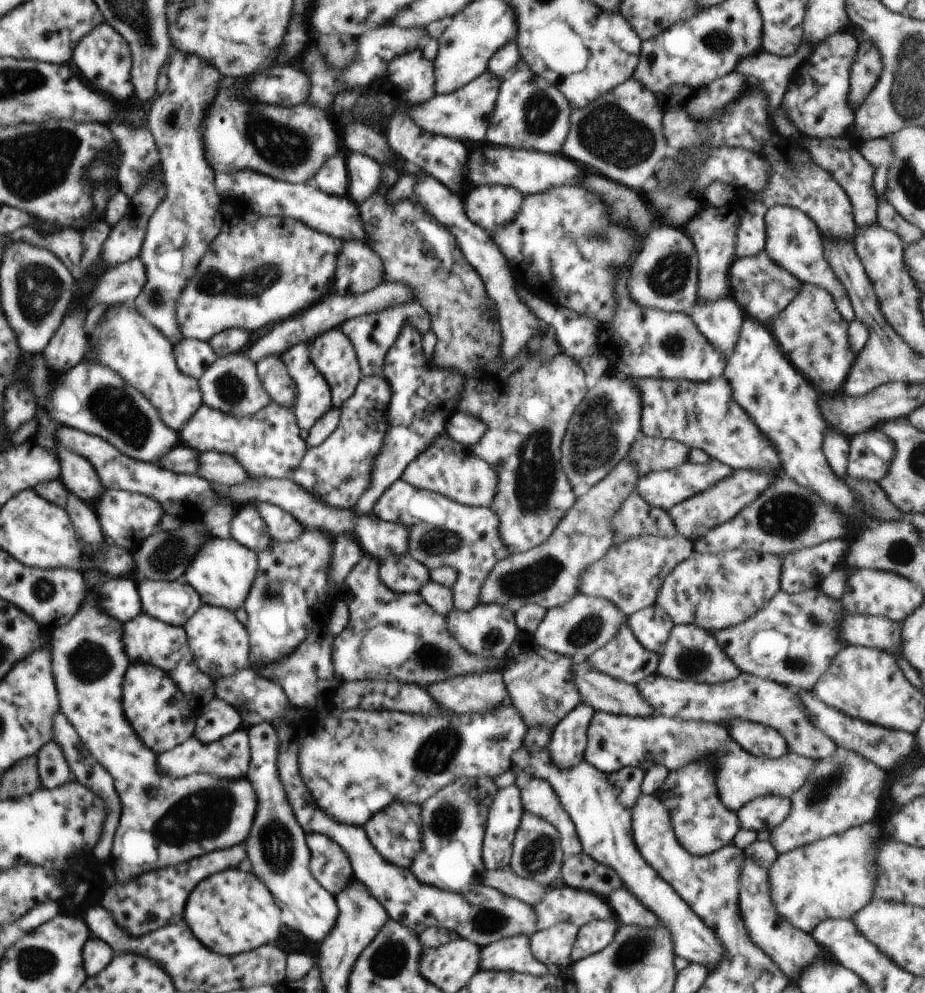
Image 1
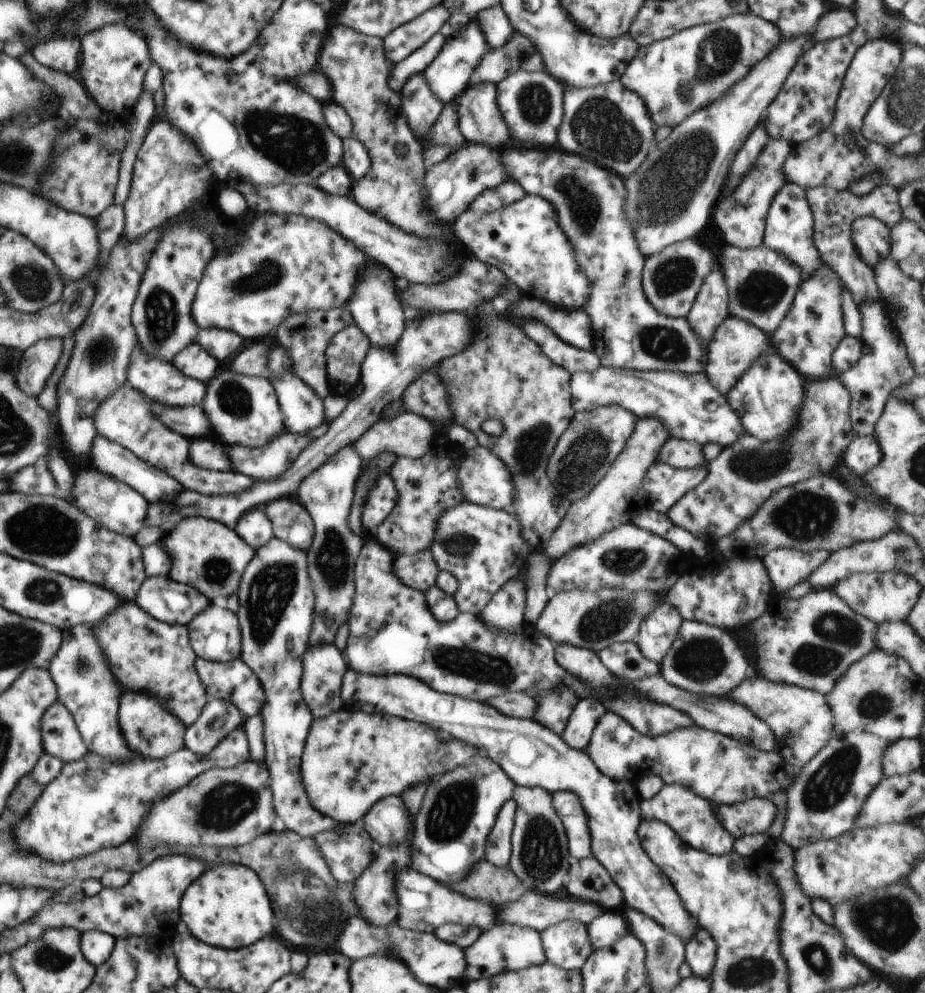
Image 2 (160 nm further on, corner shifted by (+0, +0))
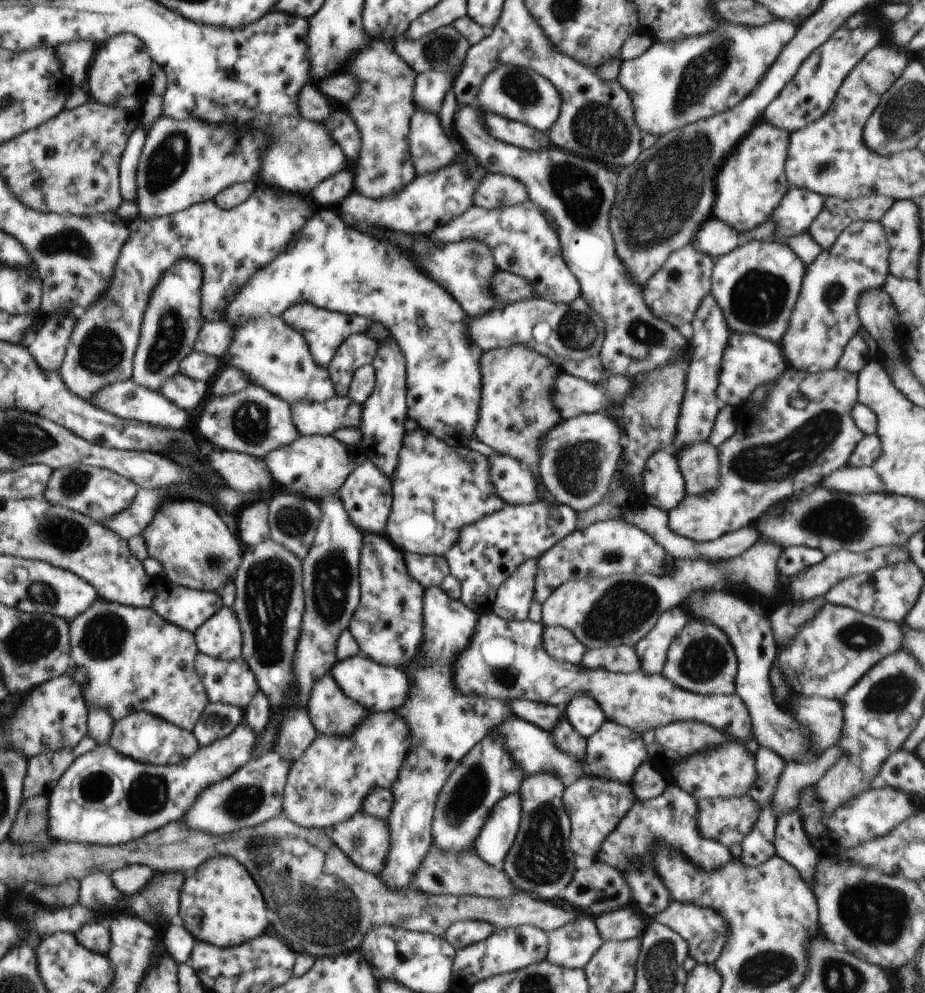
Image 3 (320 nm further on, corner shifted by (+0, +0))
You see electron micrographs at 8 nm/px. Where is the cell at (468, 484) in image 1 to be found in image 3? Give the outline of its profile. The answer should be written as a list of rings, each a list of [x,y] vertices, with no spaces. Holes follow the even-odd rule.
[[[490,455],[493,490],[504,504],[527,505],[539,498],[539,484],[530,469],[508,455]]]

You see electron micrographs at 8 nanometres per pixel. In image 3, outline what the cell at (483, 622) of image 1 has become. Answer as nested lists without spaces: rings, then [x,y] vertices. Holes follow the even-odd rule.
[[[531,558],[520,564],[498,588],[492,612],[509,621],[528,619],[536,575],[537,559]]]

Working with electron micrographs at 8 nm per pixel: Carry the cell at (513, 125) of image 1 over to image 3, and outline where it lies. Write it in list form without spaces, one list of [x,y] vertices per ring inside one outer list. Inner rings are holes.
[[[514,64],[498,65],[484,77],[478,92],[476,104],[482,111],[527,124],[538,132],[549,132],[560,112],[559,92],[548,79],[530,67],[521,70]]]

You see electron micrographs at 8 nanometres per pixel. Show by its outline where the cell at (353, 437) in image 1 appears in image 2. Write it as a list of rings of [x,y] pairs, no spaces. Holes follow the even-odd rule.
[[[353,444],[331,456],[319,469],[304,478],[298,487],[298,500],[311,514],[315,531],[307,550],[307,571],[315,594],[312,630],[309,642],[333,644],[336,632],[347,622],[355,595],[355,562],[364,541],[348,524],[357,480],[364,466]]]

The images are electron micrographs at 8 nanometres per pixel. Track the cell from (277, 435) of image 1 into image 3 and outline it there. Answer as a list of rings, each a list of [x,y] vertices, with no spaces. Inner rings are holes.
[[[132,379],[109,384],[89,400],[93,405],[123,419],[147,422],[161,427],[184,429],[189,427],[188,414],[172,404],[164,395],[137,385]]]

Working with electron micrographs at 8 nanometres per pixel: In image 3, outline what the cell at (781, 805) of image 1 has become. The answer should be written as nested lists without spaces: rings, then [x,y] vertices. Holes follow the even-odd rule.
[[[748,796],[740,798],[702,799],[697,814],[697,827],[702,836],[718,841],[720,844],[730,848],[740,844],[740,826],[742,836],[748,834],[752,824],[756,822],[759,815],[759,805]],[[742,820],[742,824],[740,824]]]

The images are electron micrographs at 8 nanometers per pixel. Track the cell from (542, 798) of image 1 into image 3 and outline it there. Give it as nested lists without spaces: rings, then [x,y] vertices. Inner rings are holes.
[[[587,773],[566,784],[563,803],[571,820],[569,843],[572,852],[595,861],[603,840],[618,826],[636,800],[631,785],[621,780],[605,779]]]

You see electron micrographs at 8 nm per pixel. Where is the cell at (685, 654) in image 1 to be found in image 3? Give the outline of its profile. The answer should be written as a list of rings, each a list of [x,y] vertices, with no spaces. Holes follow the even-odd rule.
[[[690,620],[670,643],[661,674],[680,688],[701,695],[734,695],[738,660],[726,634],[714,624]]]

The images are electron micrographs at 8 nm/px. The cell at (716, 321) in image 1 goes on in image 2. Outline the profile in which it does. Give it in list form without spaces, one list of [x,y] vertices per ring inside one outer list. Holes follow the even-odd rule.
[[[728,316],[724,322],[720,323],[709,342],[706,376],[712,382],[712,386],[720,390],[720,394],[728,394],[730,388],[736,384],[736,380],[744,374],[744,370],[749,369],[759,357],[771,350],[773,346],[770,344],[770,337],[765,332],[748,321]]]

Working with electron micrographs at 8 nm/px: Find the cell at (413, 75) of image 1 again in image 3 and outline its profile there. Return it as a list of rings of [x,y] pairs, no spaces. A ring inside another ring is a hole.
[[[415,106],[410,123],[410,152],[416,174],[440,170],[452,160],[460,160],[466,152],[456,138],[450,138],[434,114],[422,112]]]

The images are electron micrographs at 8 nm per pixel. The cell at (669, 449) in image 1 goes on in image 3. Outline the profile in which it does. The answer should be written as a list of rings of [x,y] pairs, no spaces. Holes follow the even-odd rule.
[[[707,440],[675,454],[685,480],[685,496],[700,496],[721,485],[718,449]]]

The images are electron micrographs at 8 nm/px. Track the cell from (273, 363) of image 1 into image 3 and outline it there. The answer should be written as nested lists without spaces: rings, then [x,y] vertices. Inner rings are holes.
[[[334,395],[323,403],[298,401],[291,406],[292,418],[302,435],[332,435],[340,428],[361,425],[363,405],[348,395]]]

